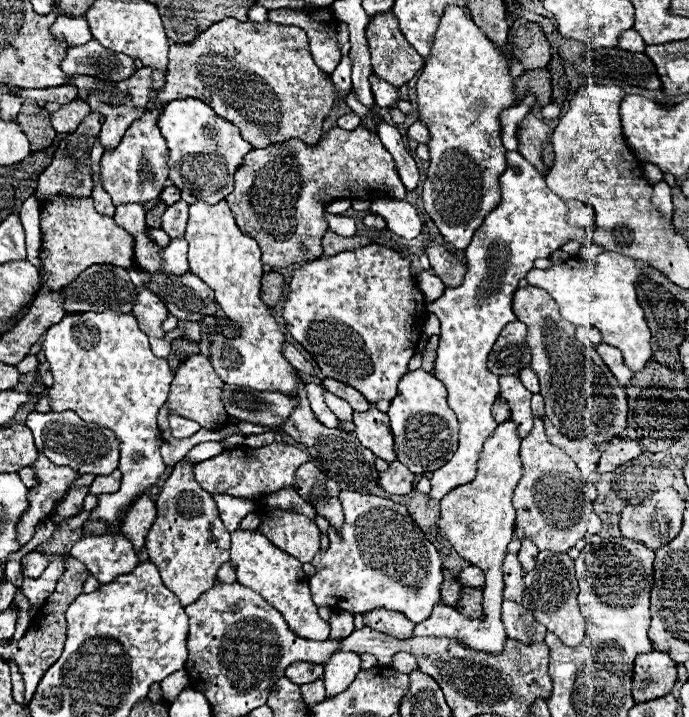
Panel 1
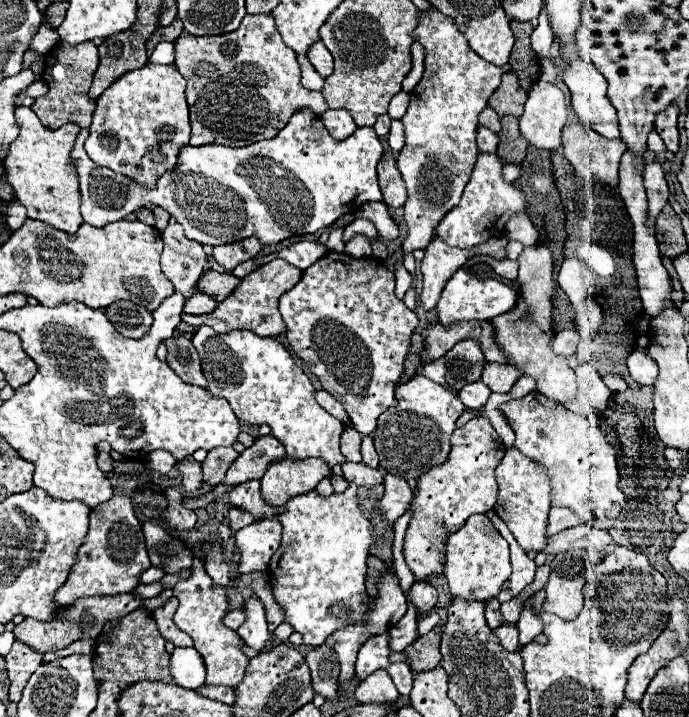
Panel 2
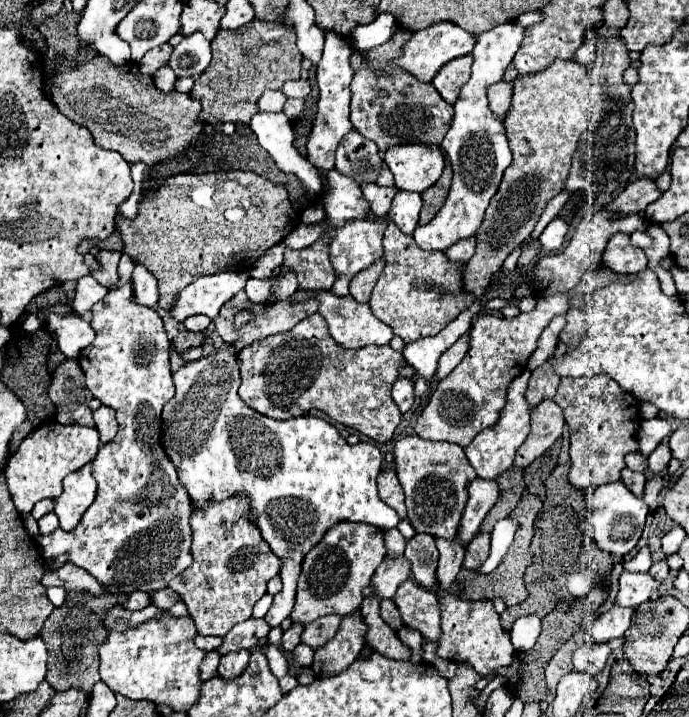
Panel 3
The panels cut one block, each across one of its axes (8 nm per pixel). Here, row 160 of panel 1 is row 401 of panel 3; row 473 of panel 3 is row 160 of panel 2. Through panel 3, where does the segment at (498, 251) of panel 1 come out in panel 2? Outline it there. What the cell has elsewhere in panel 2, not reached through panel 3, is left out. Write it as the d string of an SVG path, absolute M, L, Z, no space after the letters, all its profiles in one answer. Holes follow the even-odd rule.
M496 152L478 154L470 182L466 184L458 206L454 206L436 228L436 234L440 234L450 246L470 250L488 242L490 238L500 238L506 232L506 222L512 216L526 212L526 200L520 186L506 182L502 178L502 168L504 162Z

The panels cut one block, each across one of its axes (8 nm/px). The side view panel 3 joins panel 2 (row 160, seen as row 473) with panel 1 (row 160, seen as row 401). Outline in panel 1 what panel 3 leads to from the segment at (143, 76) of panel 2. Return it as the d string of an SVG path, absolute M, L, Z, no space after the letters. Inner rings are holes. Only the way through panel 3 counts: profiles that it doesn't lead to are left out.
M150 106L142 118L134 120L126 130L120 144L112 150L106 150L100 158L100 182L106 194L110 194L114 206L120 204L146 204L160 196L168 186L168 146L166 138L160 134L160 128L154 124L162 106Z

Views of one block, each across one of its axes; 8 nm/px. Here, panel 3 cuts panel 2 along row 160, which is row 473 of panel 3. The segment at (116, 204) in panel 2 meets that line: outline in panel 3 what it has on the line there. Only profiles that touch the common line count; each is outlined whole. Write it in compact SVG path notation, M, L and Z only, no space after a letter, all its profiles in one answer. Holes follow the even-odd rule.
M226 348L224 356L200 358L200 360L196 360L196 362L188 362L188 364L184 364L178 372L174 372L176 394L174 394L174 398L172 398L172 400L164 406L164 410L162 410L162 438L160 438L160 440L162 440L162 448L164 448L166 456L172 460L172 464L174 464L176 470L178 470L178 480L180 480L180 484L186 488L186 492L188 492L188 496L190 496L190 500L192 500L194 510L206 508L206 506L212 504L212 502L220 502L220 500L226 500L226 498L236 496L236 494L242 494L242 492L244 492L244 496L248 498L248 502L250 502L250 520L258 526L262 540L270 546L270 550L272 550L272 552L280 558L280 562L282 562L282 566L280 566L280 578L282 578L284 588L274 596L274 604L272 604L272 608L268 610L268 614L266 614L266 618L264 618L264 620L274 628L274 626L280 626L282 620L288 618L290 612L292 612L292 608L294 608L296 582L298 582L298 576L300 576L300 570L302 570L302 558L324 538L324 534L326 534L332 526L336 526L338 522L364 522L364 524L378 526L378 528L382 528L382 530L390 530L390 528L396 528L396 524L400 522L400 518L398 518L398 514L396 514L388 504L384 504L384 502L380 500L378 490L376 490L376 476L378 476L378 472L380 472L380 468L382 468L382 454L380 454L380 450L378 450L376 444L372 444L372 442L360 442L360 444L356 444L356 446L350 446L350 444L338 434L338 430L336 430L332 424L328 424L326 420L316 418L316 416L300 416L300 418L292 418L292 420L278 422L278 420L272 420L272 418L264 418L264 416L258 414L256 410L248 408L248 406L240 400L240 396L238 396L238 392L236 392L238 386L240 386L238 360L236 360L236 352L232 354L230 350L232 350L232 348ZM92 462L78 472L64 478L64 492L54 500L54 514L60 520L62 530L72 530L88 506L96 498L96 480L92 476Z

